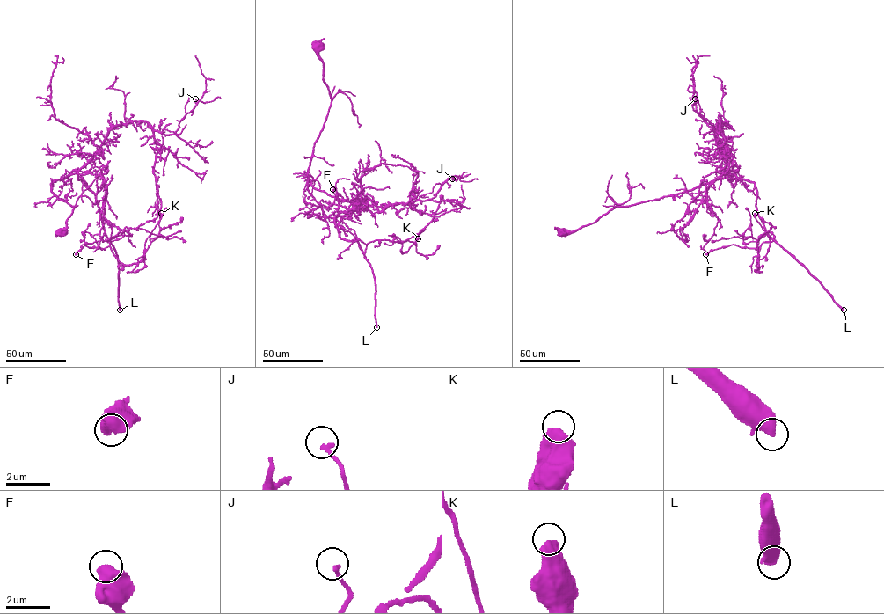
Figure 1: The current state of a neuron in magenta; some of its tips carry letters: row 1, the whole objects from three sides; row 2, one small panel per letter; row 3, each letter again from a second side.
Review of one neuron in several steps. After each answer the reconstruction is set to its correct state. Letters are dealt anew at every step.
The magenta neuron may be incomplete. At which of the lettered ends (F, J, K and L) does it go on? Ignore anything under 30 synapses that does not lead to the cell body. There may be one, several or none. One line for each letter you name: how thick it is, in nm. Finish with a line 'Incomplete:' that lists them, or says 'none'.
L: 600 nm
Incomplete: L

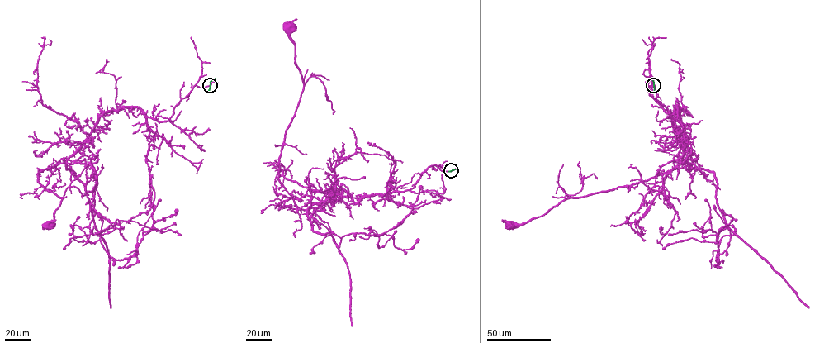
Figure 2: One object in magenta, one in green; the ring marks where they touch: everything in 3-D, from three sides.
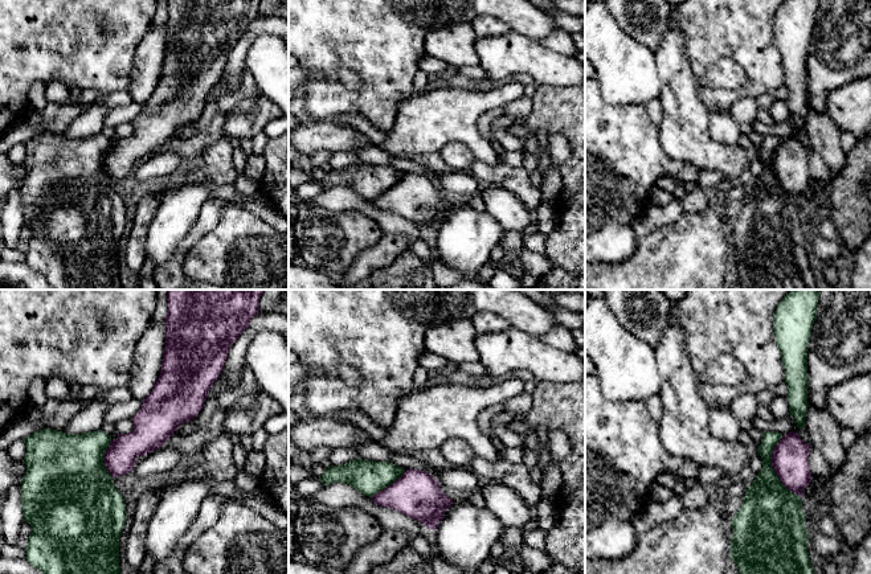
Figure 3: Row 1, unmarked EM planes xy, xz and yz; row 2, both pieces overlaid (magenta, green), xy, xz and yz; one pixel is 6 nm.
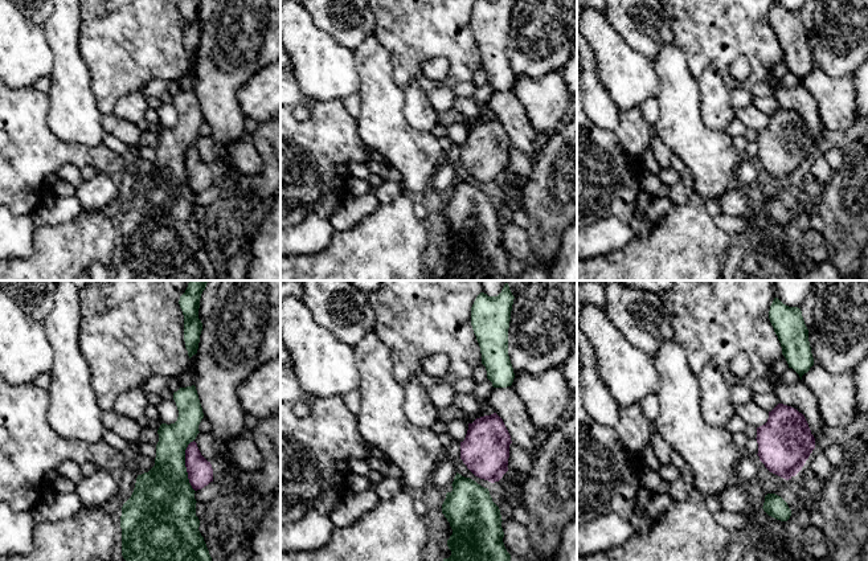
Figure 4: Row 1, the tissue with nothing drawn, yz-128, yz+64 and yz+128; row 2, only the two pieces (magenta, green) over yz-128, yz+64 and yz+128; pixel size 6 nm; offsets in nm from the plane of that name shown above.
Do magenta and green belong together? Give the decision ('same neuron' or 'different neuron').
different neuron

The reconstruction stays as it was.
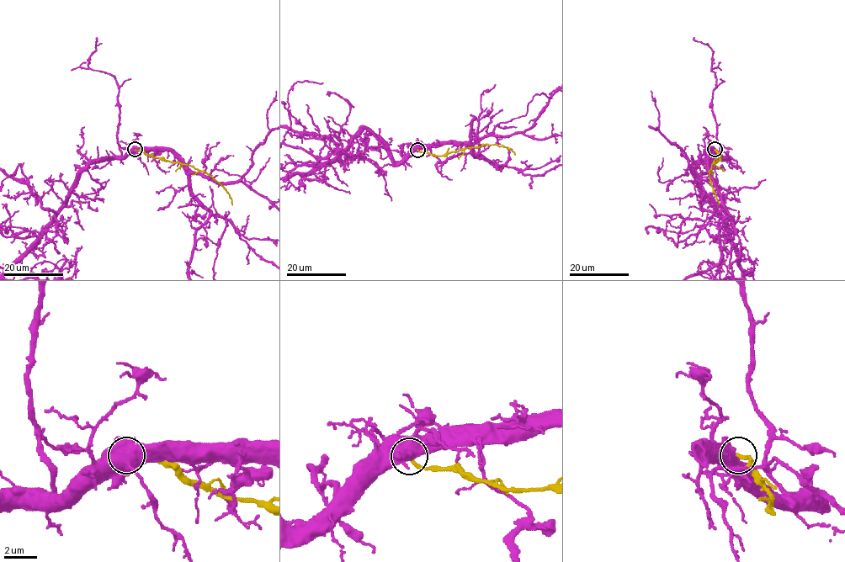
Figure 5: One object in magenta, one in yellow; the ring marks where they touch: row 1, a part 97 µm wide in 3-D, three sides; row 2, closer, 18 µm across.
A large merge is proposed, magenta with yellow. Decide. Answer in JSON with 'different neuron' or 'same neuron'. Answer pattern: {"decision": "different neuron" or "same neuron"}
{"decision": "different neuron"}

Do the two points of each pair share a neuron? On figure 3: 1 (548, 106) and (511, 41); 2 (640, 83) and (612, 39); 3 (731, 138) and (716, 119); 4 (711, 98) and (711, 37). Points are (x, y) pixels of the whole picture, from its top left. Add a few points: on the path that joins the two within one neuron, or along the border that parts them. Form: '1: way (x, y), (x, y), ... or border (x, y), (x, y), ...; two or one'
1: border (539, 83), (569, 87); two
2: way (629, 73), (612, 49); one
3: way (728, 134), (720, 123); one
4: way (735, 94), (752, 81), (752, 66), (735, 49); one

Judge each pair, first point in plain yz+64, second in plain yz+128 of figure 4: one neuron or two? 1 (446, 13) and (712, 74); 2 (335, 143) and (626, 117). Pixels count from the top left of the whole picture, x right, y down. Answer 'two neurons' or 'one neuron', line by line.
1: two neurons
2: one neuron

